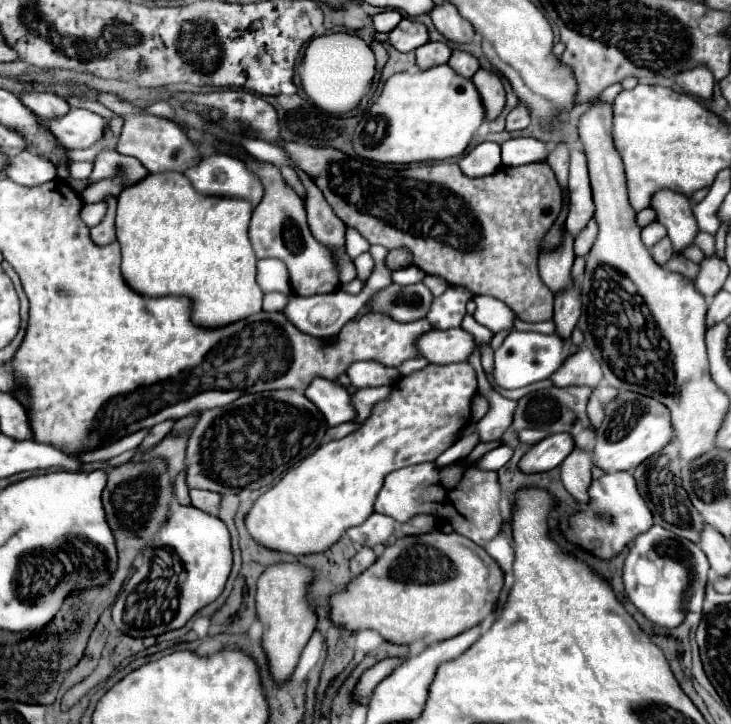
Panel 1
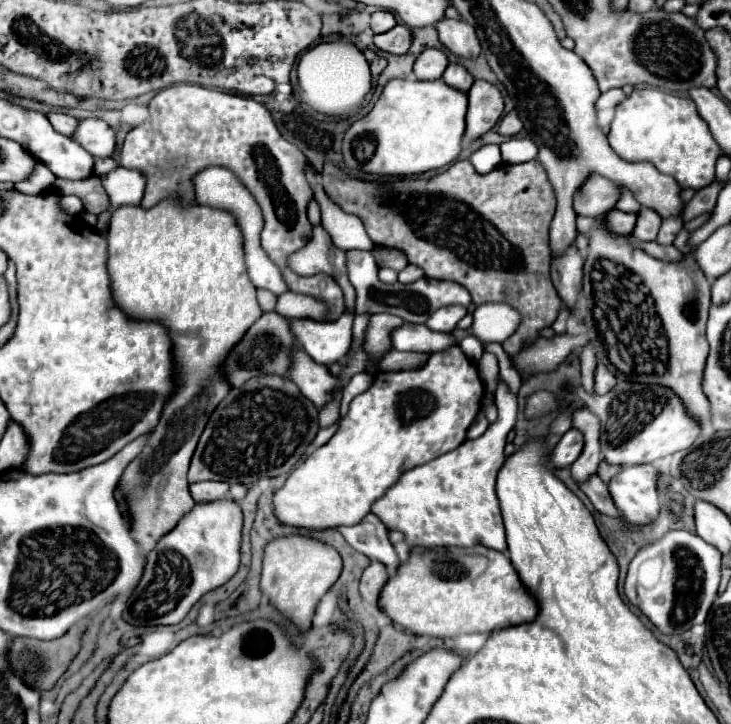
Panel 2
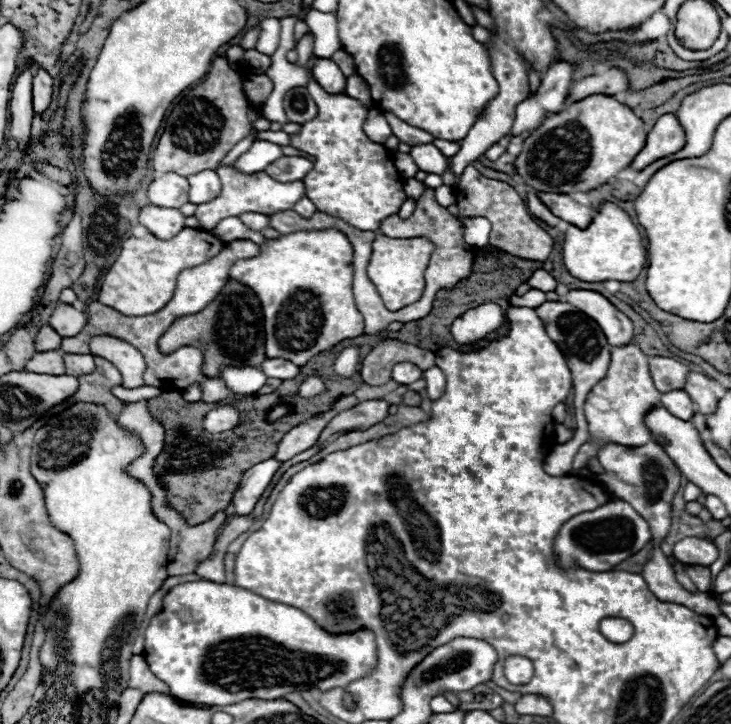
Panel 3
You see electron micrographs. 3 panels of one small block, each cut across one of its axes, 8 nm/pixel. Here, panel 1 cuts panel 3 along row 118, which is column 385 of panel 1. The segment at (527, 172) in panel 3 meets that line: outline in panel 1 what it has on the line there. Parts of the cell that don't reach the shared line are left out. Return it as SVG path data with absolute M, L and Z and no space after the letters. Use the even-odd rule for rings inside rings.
M432 530L420 536L402 536L392 544L386 544L384 552L370 568L366 568L366 572L358 574L344 590L330 596L330 620L334 626L352 634L360 630L376 630L392 644L410 644L414 640L436 644L480 624L494 610L502 584L504 574L484 548L456 532L444 534Z

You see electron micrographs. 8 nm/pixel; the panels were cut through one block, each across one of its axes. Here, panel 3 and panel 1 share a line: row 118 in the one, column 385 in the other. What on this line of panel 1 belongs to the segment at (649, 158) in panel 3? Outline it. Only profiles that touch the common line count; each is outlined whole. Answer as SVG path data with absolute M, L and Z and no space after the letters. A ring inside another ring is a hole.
M384 658L380 662L376 662L372 668L368 668L366 672L362 672L360 680L356 682L354 690L352 690L352 700L358 704L364 704L364 698L368 694L374 692L374 688L394 672L396 666L400 666L400 662L404 662L402 658Z

